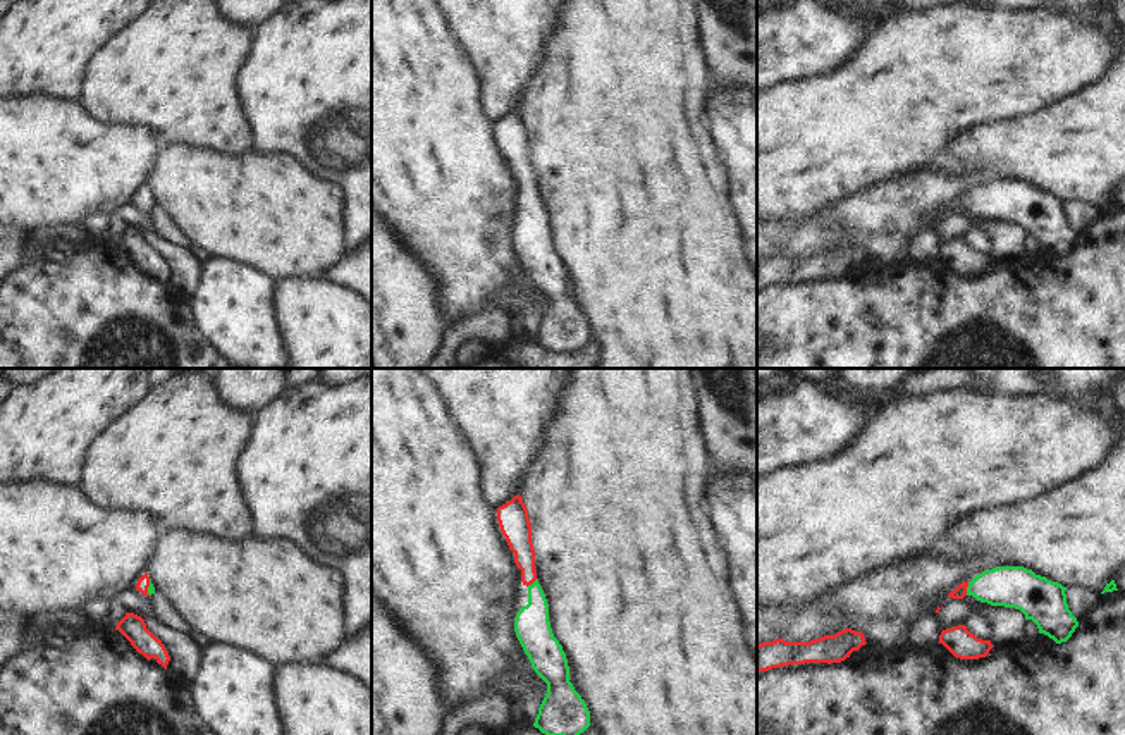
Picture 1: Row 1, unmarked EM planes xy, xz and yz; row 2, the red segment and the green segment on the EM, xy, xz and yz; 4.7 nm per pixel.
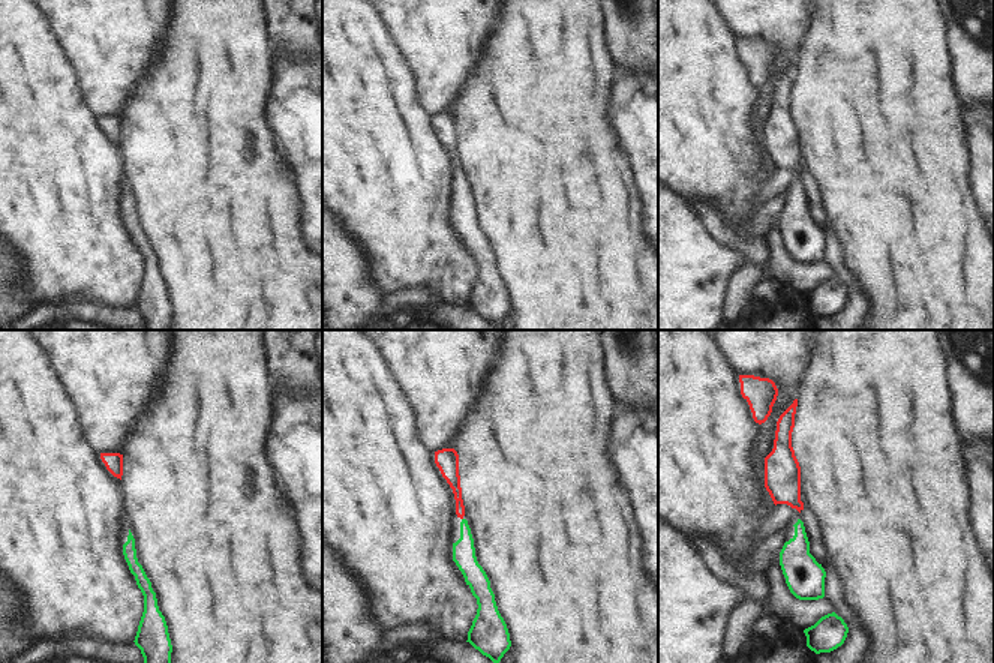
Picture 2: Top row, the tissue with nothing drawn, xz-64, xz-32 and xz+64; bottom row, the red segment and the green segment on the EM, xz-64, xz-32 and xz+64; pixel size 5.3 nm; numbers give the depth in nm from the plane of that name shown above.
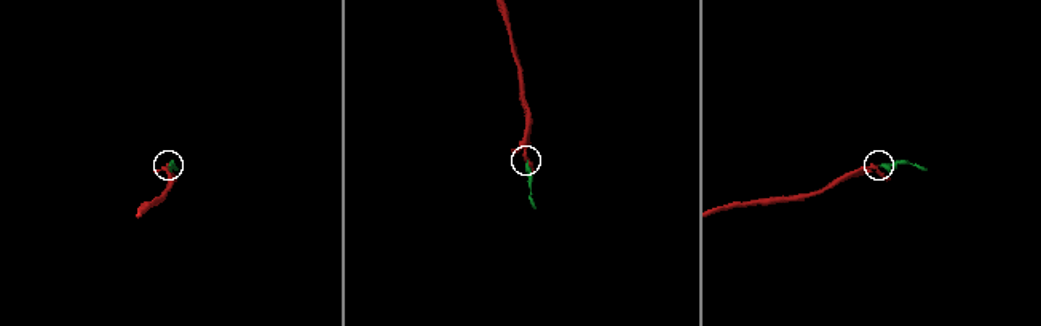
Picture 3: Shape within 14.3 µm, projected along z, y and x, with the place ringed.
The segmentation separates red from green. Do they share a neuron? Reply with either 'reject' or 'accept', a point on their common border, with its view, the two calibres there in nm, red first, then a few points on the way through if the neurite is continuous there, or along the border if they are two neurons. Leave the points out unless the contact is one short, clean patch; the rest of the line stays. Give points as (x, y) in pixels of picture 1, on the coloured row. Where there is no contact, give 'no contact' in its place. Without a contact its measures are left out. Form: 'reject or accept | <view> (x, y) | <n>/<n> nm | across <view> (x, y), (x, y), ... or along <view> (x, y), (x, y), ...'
accept | yz (965, 589) | 60/190 nm | across yz (960, 591), (965, 589), (1017, 587)

